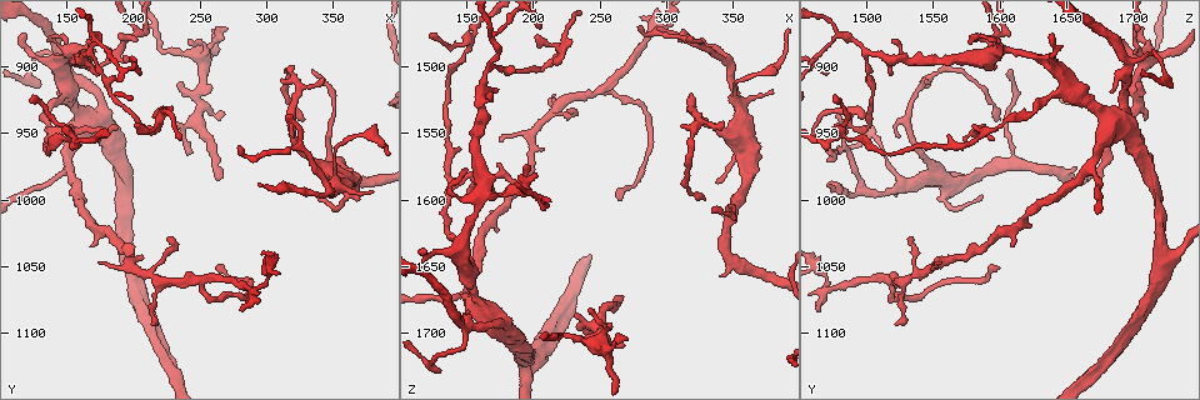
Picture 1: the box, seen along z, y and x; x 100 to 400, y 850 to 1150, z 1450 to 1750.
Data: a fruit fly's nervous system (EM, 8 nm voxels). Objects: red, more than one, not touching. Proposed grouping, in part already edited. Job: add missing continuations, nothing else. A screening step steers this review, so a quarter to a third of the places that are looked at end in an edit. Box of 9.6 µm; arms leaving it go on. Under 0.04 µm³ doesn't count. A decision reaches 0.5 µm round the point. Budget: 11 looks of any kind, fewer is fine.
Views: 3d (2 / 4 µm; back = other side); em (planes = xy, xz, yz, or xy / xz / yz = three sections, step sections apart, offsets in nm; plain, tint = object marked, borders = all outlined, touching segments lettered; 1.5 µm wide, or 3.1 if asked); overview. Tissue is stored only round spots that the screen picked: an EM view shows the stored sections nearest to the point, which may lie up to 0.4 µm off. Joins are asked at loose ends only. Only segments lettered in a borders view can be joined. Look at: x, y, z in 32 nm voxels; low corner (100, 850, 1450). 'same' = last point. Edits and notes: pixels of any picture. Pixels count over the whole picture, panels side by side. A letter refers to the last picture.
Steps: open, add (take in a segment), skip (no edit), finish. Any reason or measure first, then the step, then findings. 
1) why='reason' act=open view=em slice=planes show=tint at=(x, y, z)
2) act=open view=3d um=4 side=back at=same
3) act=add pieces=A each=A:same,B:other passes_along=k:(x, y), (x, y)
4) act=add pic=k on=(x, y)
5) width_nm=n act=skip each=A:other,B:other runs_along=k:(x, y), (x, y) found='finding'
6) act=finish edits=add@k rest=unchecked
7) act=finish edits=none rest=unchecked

why='an open end' act=open view=3d um=4 at=(266, 1050, 1598)

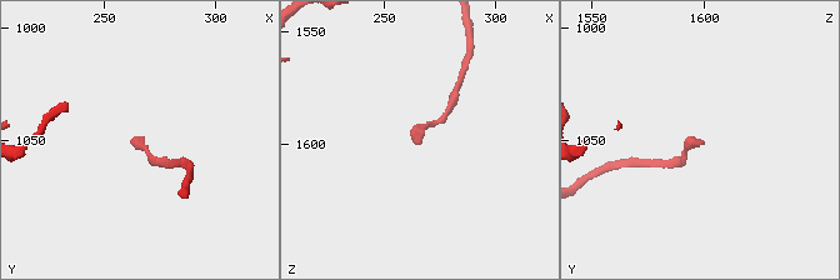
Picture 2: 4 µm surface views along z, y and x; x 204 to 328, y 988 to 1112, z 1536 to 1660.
act=open view=em slice=planes show=borders at=(263, 1051, 1599)

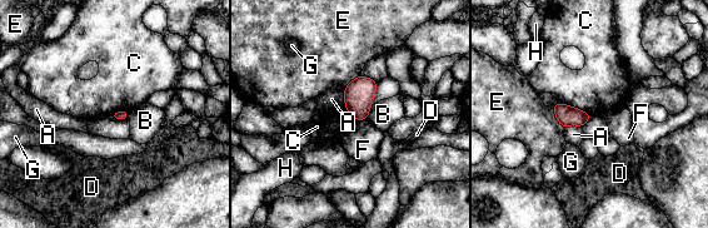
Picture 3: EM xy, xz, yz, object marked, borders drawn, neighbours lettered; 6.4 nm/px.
act=skip each=A:other,B:other,C:other,D:other,E:other,F:other,G:other,H:other border=3:(559, 102), (592, 114) found='no lettered segment goes on from it'

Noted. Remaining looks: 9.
why='an open end' act=open view=3d um=2 at=(232, 946, 1686)

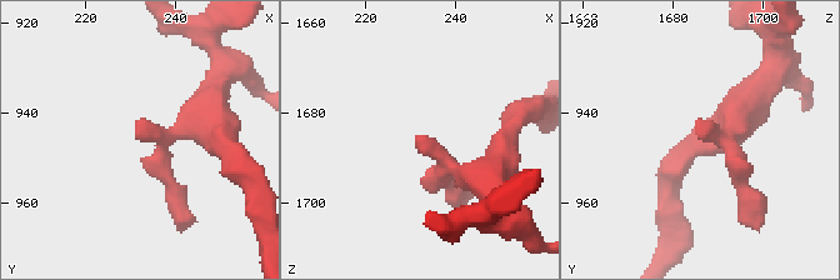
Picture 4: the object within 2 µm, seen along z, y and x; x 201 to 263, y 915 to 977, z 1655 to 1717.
act=open view=em slice=planes show=borders at=(232, 945, 1686)

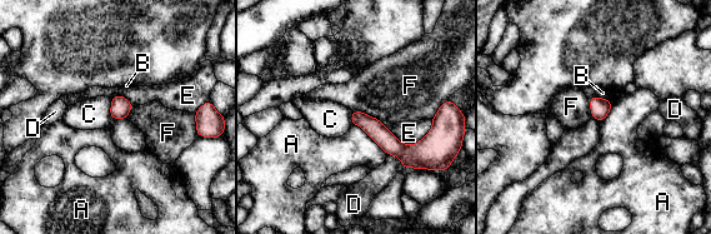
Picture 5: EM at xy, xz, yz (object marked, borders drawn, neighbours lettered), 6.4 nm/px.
act=skip each=A:other,B:other,C:other,D:other,E:other,F:other runs_along=5:(354, 116), (399, 149), (426, 142) found='no lettered segment goes on from it'

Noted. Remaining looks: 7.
why='free end' act=open view=em slice=planes show=borders at=(154, 922, 1686)

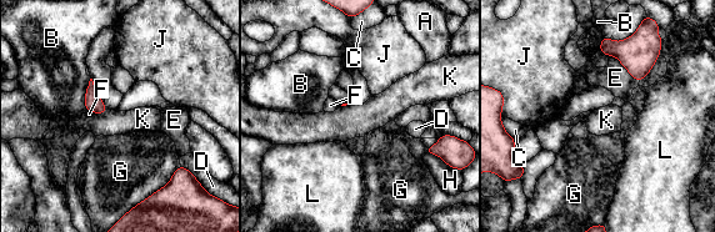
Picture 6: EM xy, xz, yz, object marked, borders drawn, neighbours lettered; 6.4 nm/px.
act=skip each=A:other,B:other,C:other,D:other,E:other,F:other,G:other,H:other,J:other,K:other,L:other border=6:(108, 109), (104, 112), (94, 114) found='none of them fits'

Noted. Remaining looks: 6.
act=open view=3d um=4 at=(280, 958, 1468)

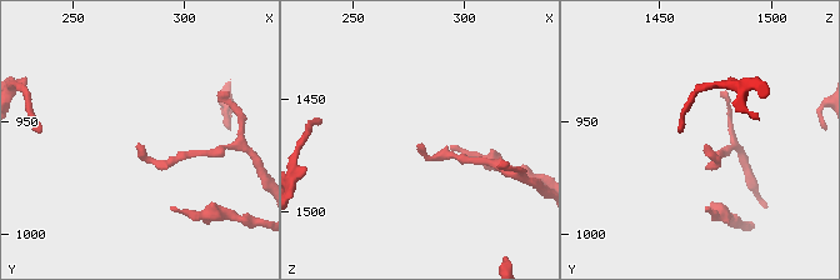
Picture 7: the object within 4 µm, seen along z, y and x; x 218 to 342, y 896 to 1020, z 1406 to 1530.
act=open view=em slice=xy step=8 show=borders at=(280, 960, 1470)

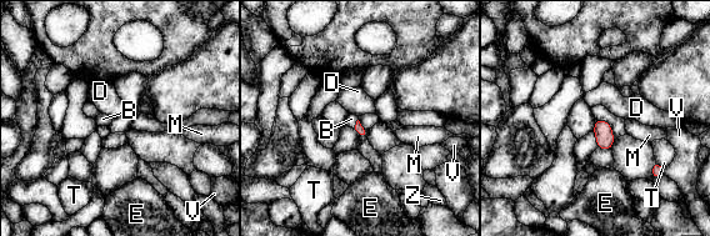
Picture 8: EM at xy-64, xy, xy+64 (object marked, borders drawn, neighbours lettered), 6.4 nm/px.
act=add pieces=B each=B:same,D:other,E:other,M:other,T:other,V:other,Z:other passes_along=8:(363, 132), (356, 124), (351, 119) found='it goes on there'

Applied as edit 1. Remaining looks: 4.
act=finish edits=add@8 rest=unchecked

